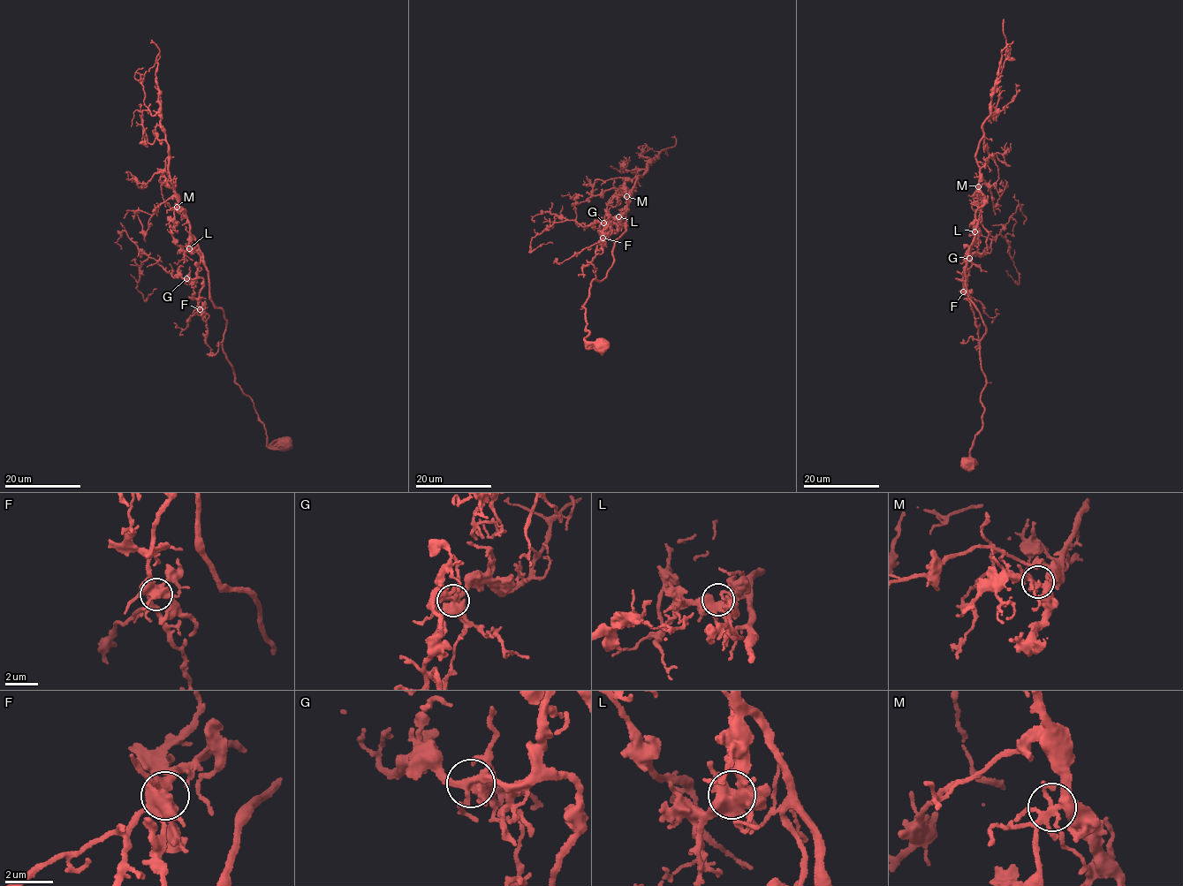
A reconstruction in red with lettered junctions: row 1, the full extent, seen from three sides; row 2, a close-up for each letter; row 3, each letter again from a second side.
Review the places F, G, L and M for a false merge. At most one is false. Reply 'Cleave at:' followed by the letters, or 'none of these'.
Cleave at: none of these

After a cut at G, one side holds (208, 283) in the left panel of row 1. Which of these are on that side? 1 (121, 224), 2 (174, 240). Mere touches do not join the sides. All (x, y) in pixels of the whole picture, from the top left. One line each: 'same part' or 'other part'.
1: other part
2: same part

